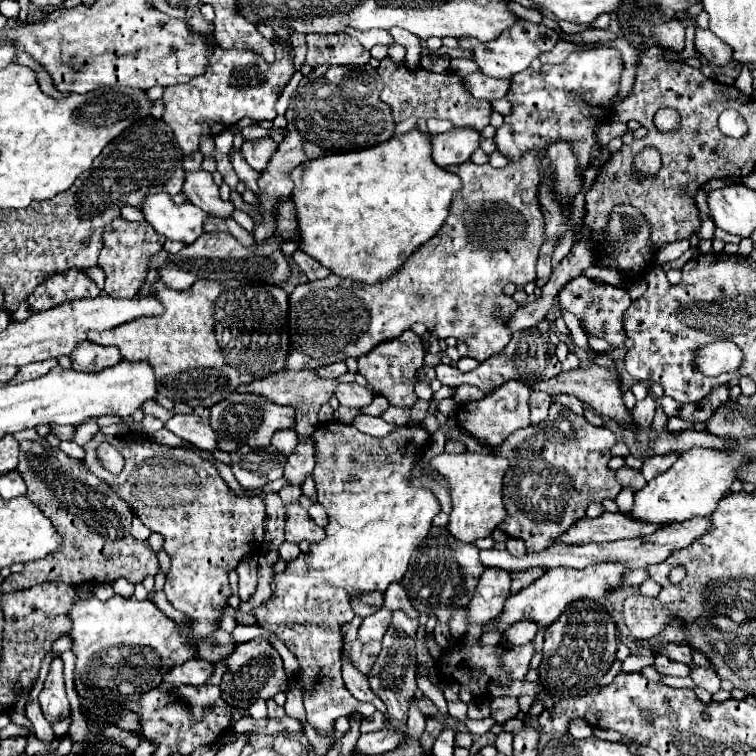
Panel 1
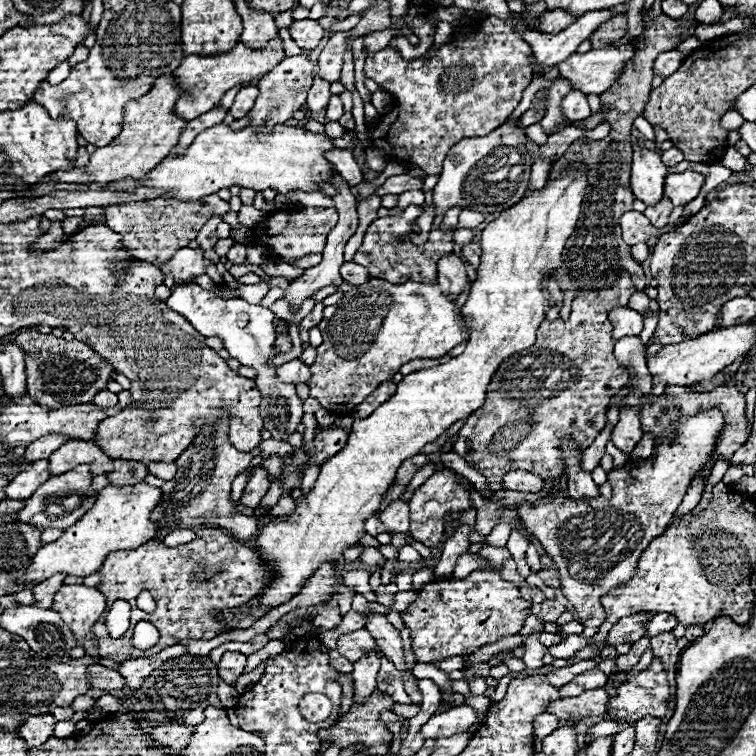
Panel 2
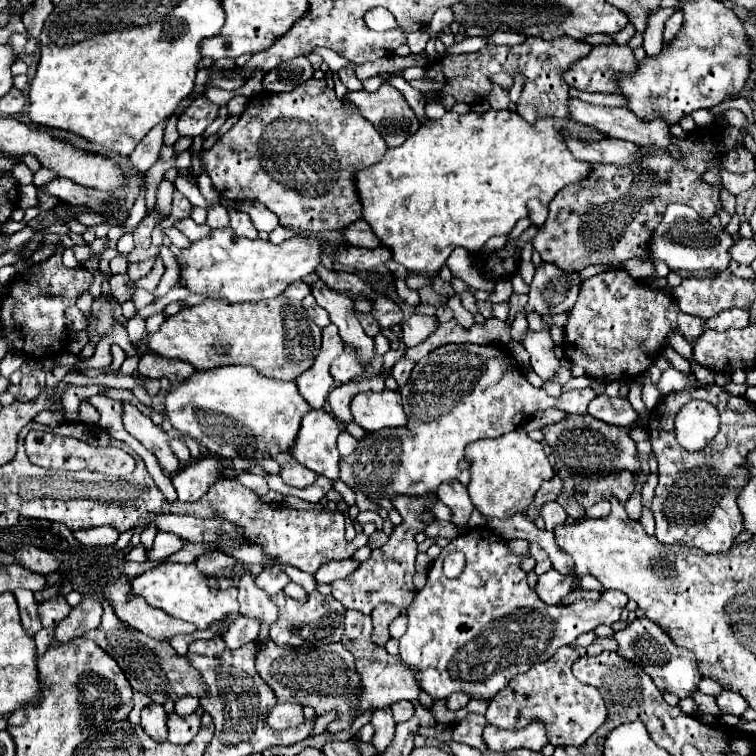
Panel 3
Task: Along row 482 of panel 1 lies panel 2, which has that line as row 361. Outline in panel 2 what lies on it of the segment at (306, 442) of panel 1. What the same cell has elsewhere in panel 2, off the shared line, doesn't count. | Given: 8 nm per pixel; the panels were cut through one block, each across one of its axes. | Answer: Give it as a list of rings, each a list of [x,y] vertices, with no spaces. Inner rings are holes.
[[[290,360],[276,370],[276,378],[284,384],[304,384],[310,380],[310,370],[302,360]]]

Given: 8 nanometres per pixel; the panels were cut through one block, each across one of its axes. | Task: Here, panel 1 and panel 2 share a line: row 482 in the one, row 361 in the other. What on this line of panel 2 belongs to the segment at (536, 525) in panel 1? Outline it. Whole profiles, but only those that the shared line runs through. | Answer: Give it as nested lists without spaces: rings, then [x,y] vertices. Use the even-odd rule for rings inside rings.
[[[622,274],[622,276],[614,282],[614,286],[610,286],[610,290],[582,290],[582,292],[578,292],[576,298],[574,298],[574,302],[572,302],[572,314],[570,314],[568,320],[562,320],[562,318],[546,320],[546,318],[544,318],[542,324],[540,324],[540,328],[536,330],[536,344],[530,346],[530,348],[526,348],[526,350],[522,350],[522,352],[516,352],[516,354],[508,356],[508,358],[500,364],[498,372],[494,374],[492,382],[488,384],[484,406],[478,408],[476,412],[472,412],[472,414],[464,420],[464,426],[462,426],[460,432],[458,432],[458,440],[456,440],[454,446],[452,446],[452,452],[454,452],[454,454],[462,456],[462,458],[468,462],[468,466],[472,466],[472,468],[478,470],[482,476],[486,476],[486,480],[488,480],[488,490],[492,490],[492,492],[500,490],[500,488],[502,488],[502,476],[504,476],[506,472],[514,472],[514,470],[526,470],[526,472],[538,474],[542,479],[558,478],[562,474],[562,460],[560,460],[558,444],[560,444],[566,436],[572,436],[572,440],[578,444],[580,450],[588,448],[588,446],[594,442],[594,438],[598,436],[598,432],[600,432],[600,430],[604,428],[604,424],[606,424],[606,410],[608,410],[610,398],[630,380],[630,378],[628,378],[628,372],[626,372],[626,370],[620,366],[620,362],[614,358],[612,324],[610,324],[610,320],[608,320],[606,316],[608,316],[610,308],[628,304],[628,298],[630,298],[634,292],[636,292],[636,288],[634,288],[634,284],[632,284],[632,280],[630,280],[628,274]]]

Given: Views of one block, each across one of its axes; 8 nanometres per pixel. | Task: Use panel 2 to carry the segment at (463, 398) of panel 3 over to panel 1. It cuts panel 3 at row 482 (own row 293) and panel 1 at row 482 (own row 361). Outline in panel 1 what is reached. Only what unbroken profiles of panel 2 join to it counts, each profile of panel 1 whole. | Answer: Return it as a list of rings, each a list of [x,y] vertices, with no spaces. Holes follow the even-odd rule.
[[[326,422],[320,424],[312,438],[316,442],[316,468],[314,482],[318,492],[318,502],[326,508],[328,524],[326,524],[326,540],[322,544],[310,546],[310,556],[300,554],[296,560],[288,562],[282,574],[276,574],[272,580],[272,598],[264,602],[260,608],[254,608],[258,624],[274,634],[296,654],[300,664],[300,684],[304,686],[304,708],[308,722],[314,726],[318,736],[330,736],[334,732],[334,722],[340,716],[348,716],[352,712],[368,718],[374,714],[374,704],[356,700],[344,686],[340,674],[340,652],[342,652],[342,636],[340,626],[354,618],[348,596],[364,590],[380,590],[384,592],[392,582],[400,582],[412,552],[426,538],[434,516],[440,514],[440,502],[430,488],[412,486],[412,468],[418,460],[420,450],[424,450],[426,440],[416,438],[406,432],[410,428],[396,426],[392,434],[384,438],[368,436],[356,430],[352,424],[342,422]]]

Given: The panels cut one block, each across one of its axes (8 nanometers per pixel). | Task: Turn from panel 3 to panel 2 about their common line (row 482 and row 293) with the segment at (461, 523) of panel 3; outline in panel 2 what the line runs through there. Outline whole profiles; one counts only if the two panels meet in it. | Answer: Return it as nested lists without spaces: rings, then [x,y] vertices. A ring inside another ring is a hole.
[[[448,254],[438,262],[438,286],[446,298],[456,300],[460,292],[468,286],[466,268],[456,254]]]

